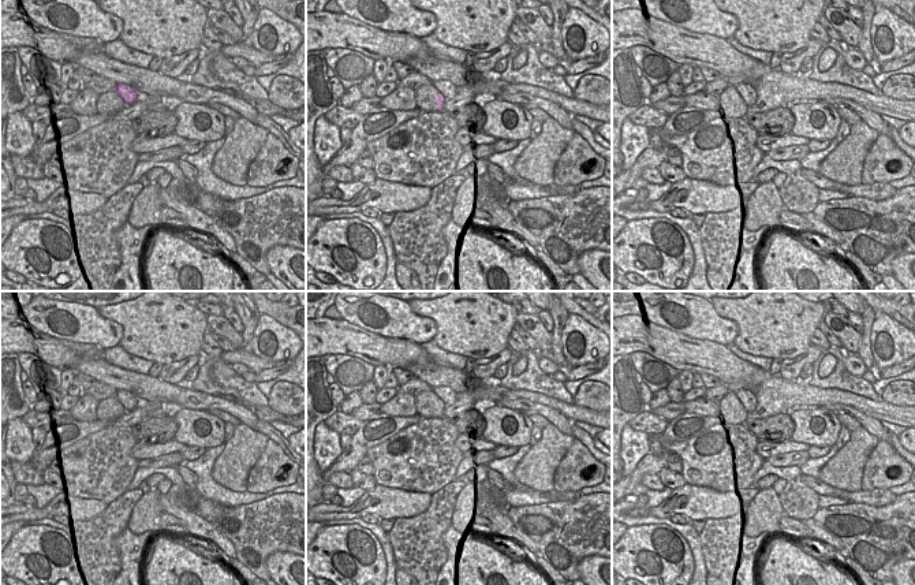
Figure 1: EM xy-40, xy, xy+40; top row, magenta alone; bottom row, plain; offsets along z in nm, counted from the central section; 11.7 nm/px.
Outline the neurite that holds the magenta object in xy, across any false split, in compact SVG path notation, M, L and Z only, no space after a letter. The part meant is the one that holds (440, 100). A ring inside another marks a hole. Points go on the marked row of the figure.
M434 81L433 86L437 89L437 94L434 97L436 104L442 111L444 103L451 100L456 93L456 86L452 85L449 81Z

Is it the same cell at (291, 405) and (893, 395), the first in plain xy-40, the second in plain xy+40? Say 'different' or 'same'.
same

